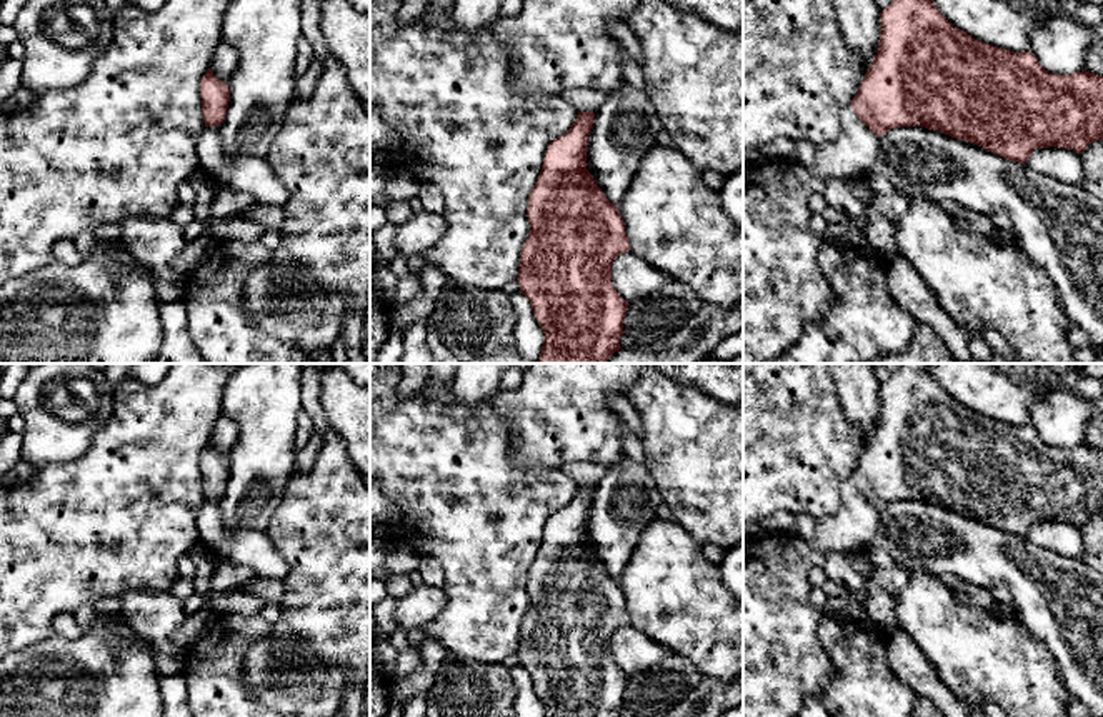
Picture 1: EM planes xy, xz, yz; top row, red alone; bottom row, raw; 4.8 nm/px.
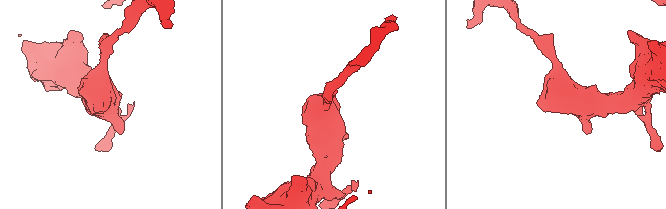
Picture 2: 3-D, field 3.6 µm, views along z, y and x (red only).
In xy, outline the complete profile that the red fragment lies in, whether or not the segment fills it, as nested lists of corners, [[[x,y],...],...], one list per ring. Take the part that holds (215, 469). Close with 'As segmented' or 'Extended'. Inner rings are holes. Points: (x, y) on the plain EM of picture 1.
[[[210,442],[200,454],[200,472],[205,495],[197,517],[200,542],[218,560],[247,565],[263,579],[285,580],[290,569],[267,532],[228,529],[223,524],[220,499],[227,489],[230,464]]]. Extended

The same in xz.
[[[570,462],[561,470],[578,484],[578,490],[566,507],[547,520],[542,545],[528,569],[530,607],[520,625],[517,654],[520,667],[530,674],[533,689],[545,707],[543,717],[620,717],[628,677],[613,660],[611,637],[618,629],[630,625],[630,617],[616,579],[605,570],[586,544],[586,519],[595,485],[606,475],[608,469]]]. Extended

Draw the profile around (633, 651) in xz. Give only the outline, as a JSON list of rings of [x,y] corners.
[[[626,625],[613,634],[611,655],[620,670],[631,677],[658,665],[673,655],[673,652],[633,625]]]

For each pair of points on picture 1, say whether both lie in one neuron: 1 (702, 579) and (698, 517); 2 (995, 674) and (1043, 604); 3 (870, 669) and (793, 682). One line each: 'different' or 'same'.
1: different
2: different
3: different

